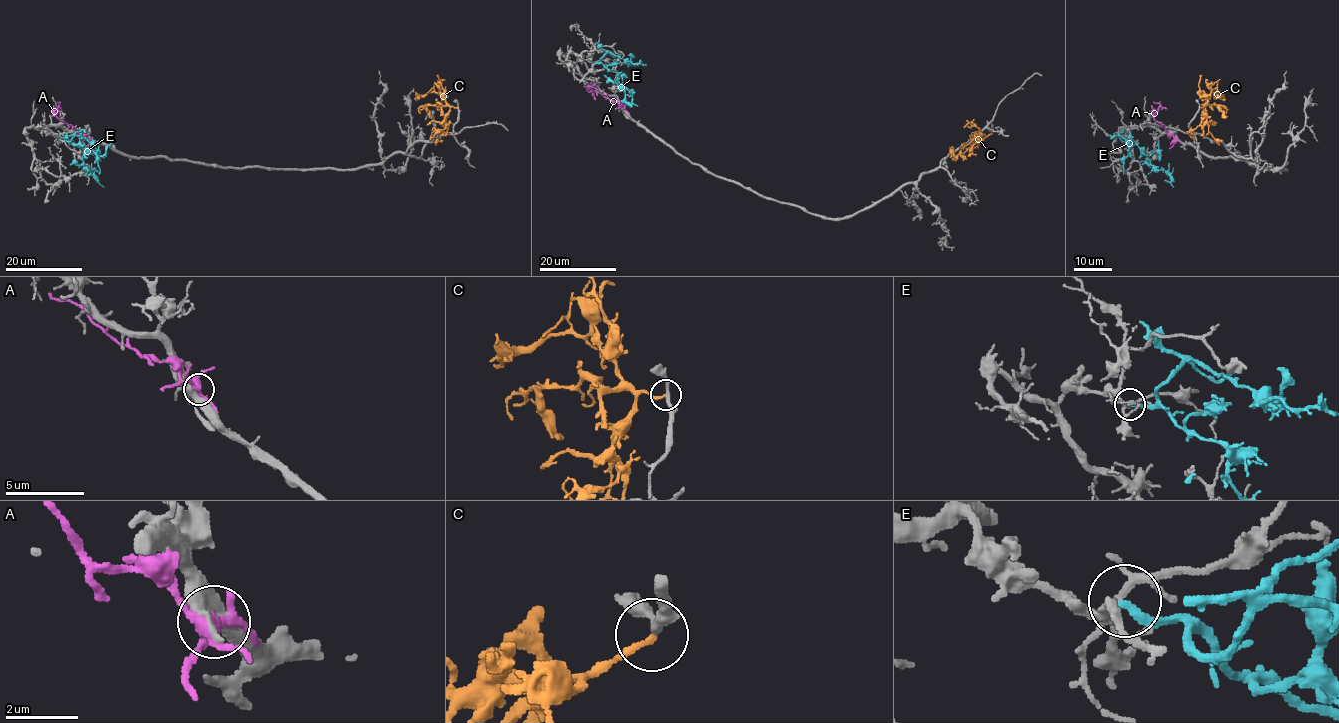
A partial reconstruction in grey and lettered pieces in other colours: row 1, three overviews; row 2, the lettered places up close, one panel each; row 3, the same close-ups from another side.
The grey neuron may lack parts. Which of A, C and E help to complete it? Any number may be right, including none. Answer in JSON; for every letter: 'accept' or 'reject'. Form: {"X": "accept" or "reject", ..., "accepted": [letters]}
{"A": "reject", "C": "reject", "E": "reject", "accepted": []}

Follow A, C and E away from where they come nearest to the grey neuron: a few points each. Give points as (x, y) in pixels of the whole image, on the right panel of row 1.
A: (1175, 141), (1164, 124), (1154, 119), (1153, 114), (1160, 105), (1153, 101)
C: (1200, 107), (1205, 108), (1203, 123), (1191, 130), (1191, 127), (1194, 132)
E: (1129, 136), (1150, 163), (1168, 174), (1173, 187)

